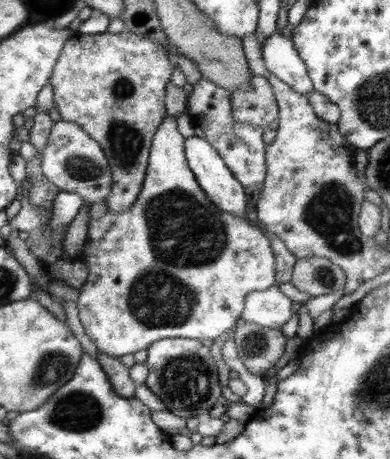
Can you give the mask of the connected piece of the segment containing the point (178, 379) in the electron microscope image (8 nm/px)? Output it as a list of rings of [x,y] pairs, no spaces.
[[[165,338],[148,348],[145,365],[149,373],[145,385],[162,400],[166,410],[176,416],[202,416],[210,412],[212,404],[222,396],[218,384],[218,366],[208,350],[208,346],[191,338]]]

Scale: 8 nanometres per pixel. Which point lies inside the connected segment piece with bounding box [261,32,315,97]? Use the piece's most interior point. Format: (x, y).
(281, 57)

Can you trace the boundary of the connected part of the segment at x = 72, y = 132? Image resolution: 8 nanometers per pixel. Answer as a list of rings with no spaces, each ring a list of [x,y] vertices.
[[[58,121],[54,126],[48,149],[44,153],[45,173],[61,191],[80,194],[90,206],[110,199],[114,191],[114,171],[108,154],[98,140],[94,140],[80,123]]]

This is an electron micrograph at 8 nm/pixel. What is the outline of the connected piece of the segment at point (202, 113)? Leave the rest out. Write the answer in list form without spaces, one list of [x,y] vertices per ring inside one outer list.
[[[202,77],[193,86],[192,94],[187,96],[186,113],[190,116],[194,129],[199,137],[206,139],[214,150],[221,154],[241,186],[245,188],[246,195],[249,196],[247,206],[247,218],[256,226],[260,227],[257,217],[257,206],[260,201],[260,193],[267,175],[266,168],[266,142],[263,140],[264,129],[236,123],[234,121],[232,94],[226,87],[218,86],[214,81]]]

